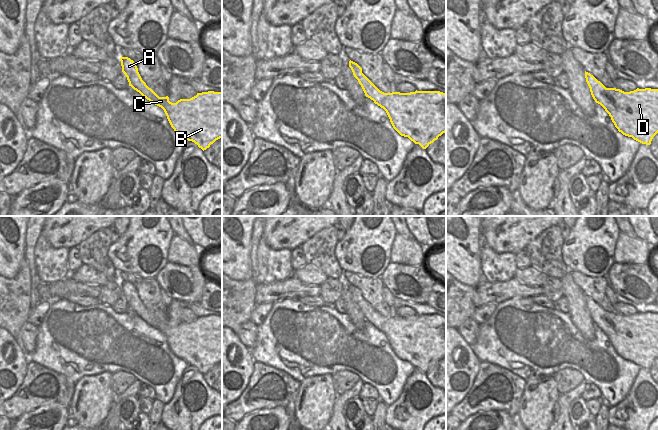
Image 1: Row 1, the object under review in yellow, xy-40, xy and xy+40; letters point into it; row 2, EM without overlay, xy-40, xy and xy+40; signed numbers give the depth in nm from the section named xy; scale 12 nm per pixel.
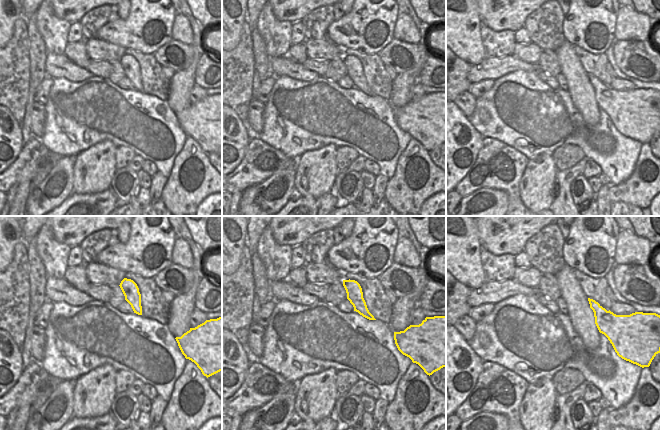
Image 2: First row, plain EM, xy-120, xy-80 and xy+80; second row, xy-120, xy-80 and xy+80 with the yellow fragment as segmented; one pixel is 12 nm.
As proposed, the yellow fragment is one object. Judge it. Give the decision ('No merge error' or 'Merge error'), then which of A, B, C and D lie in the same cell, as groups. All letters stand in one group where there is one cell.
No merge error. Groups: A B C D

